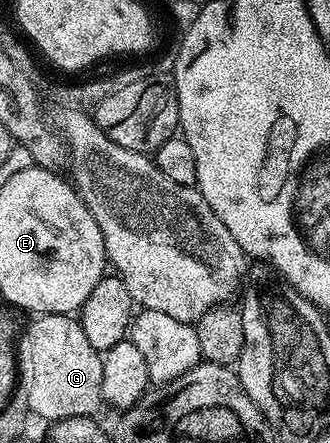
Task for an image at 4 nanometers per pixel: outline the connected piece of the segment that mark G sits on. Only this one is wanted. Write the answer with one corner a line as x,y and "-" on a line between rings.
46,313
33,319
29,326
24,326
23,332
19,337
19,344
17,345
17,359
19,362
19,393
20,396
25,396
25,405
37,417
42,417
45,423
52,423
54,421
62,421
68,417
88,417
96,414
97,408
102,408
103,402
101,399
101,388
103,387
103,363
101,358
103,356
102,350
91,347
91,342
88,341
87,335
83,335
83,327
80,320
74,319
72,316
64,313

